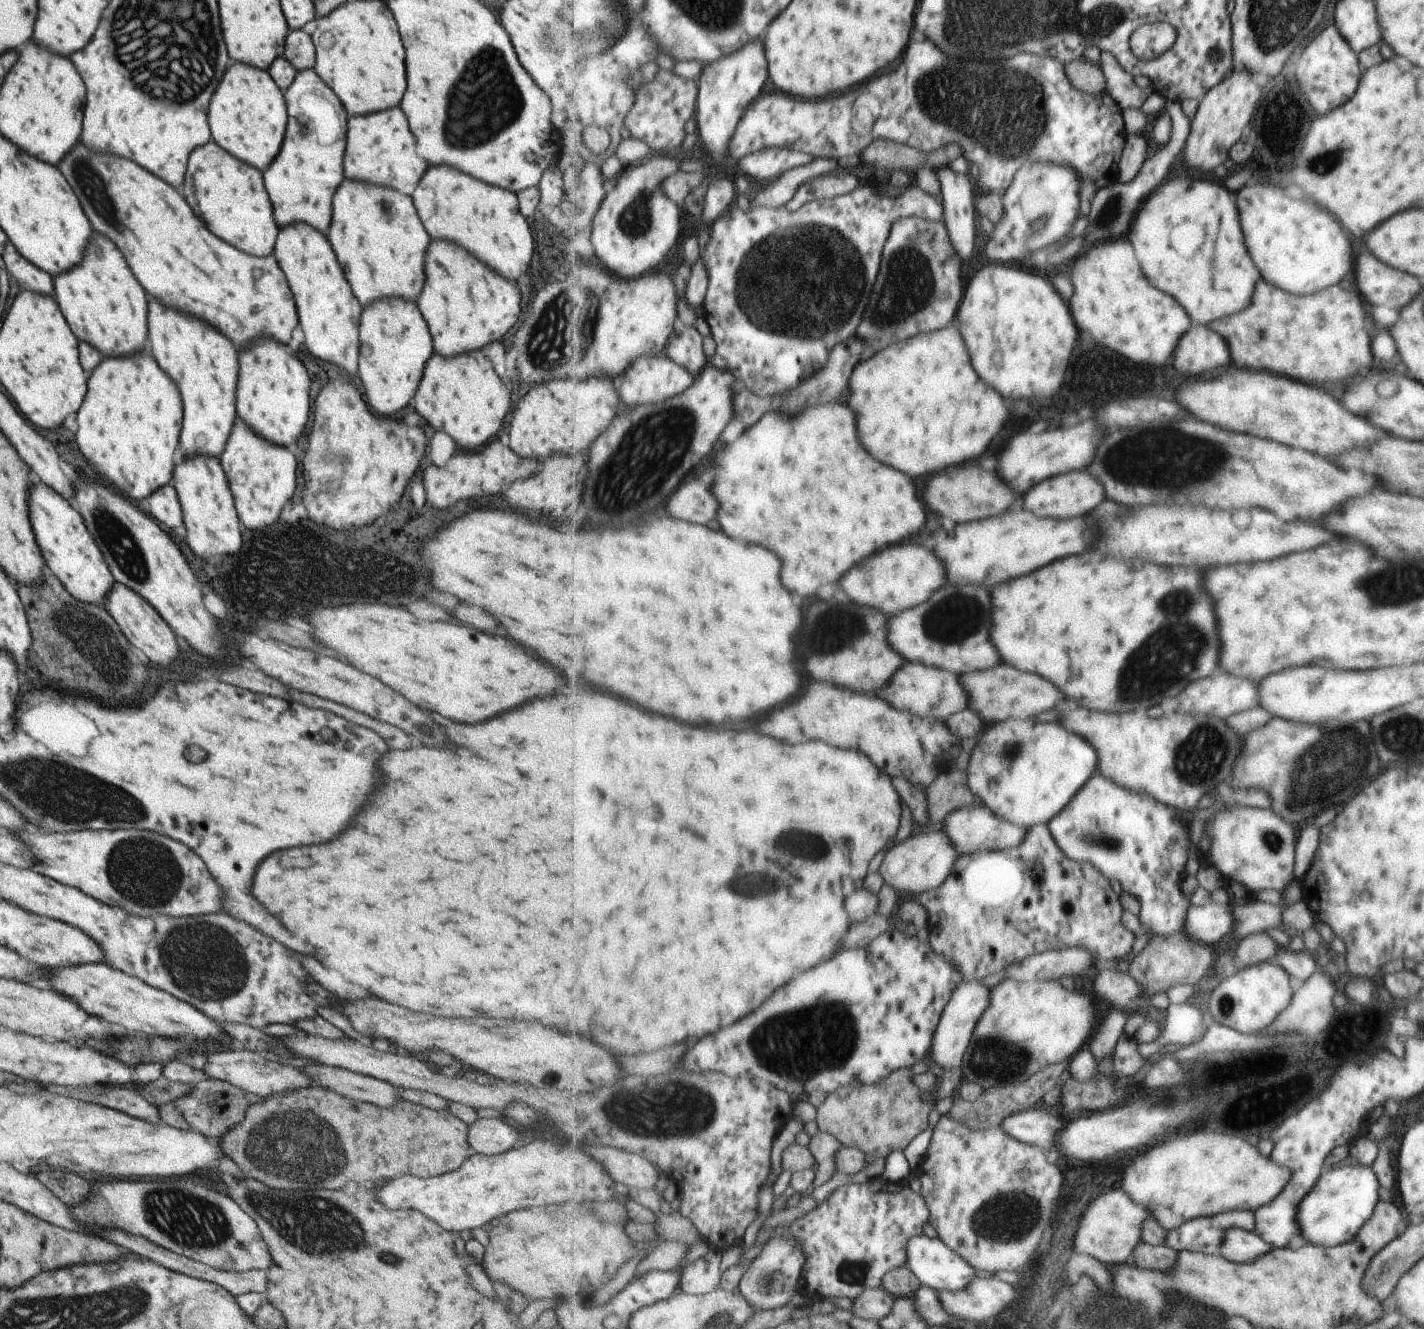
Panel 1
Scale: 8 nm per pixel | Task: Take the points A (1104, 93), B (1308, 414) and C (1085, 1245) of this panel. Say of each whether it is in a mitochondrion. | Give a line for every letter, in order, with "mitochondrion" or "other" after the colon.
A: other
B: other
C: other

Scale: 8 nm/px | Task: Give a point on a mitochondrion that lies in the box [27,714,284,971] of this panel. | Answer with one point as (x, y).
(145, 872)

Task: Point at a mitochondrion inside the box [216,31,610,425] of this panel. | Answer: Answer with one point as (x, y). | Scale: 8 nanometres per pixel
(485, 100)

